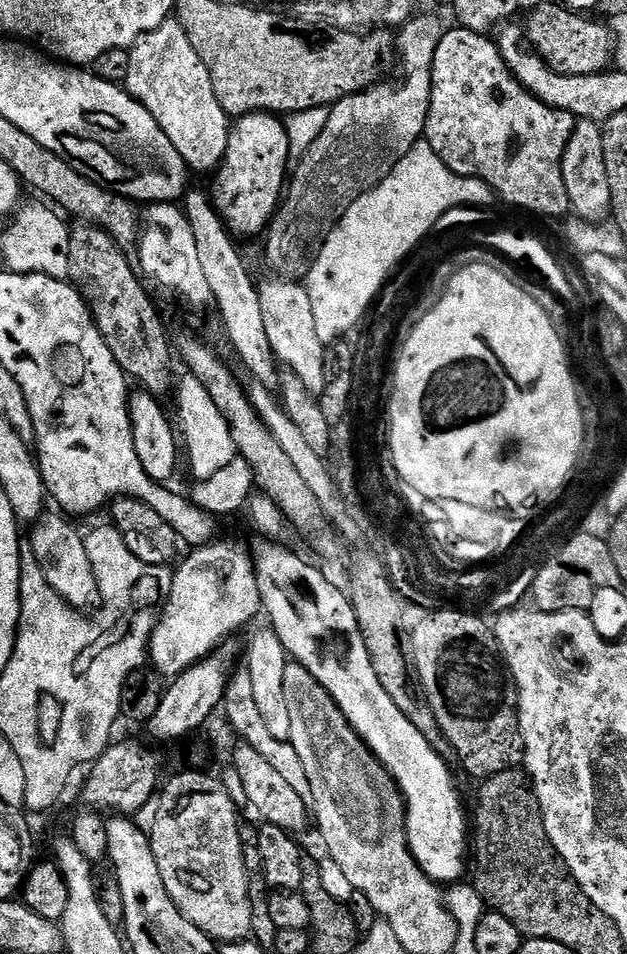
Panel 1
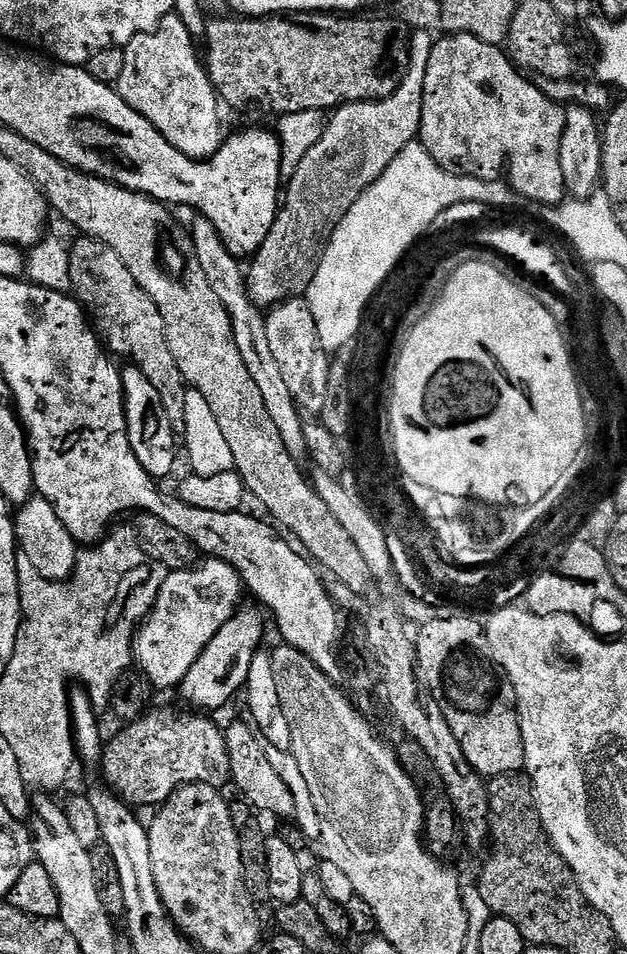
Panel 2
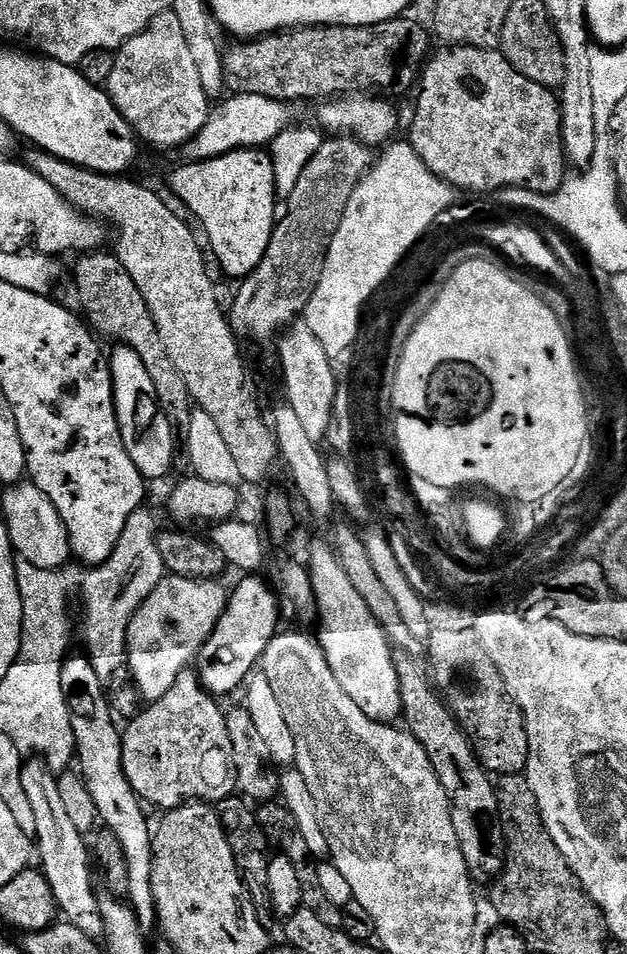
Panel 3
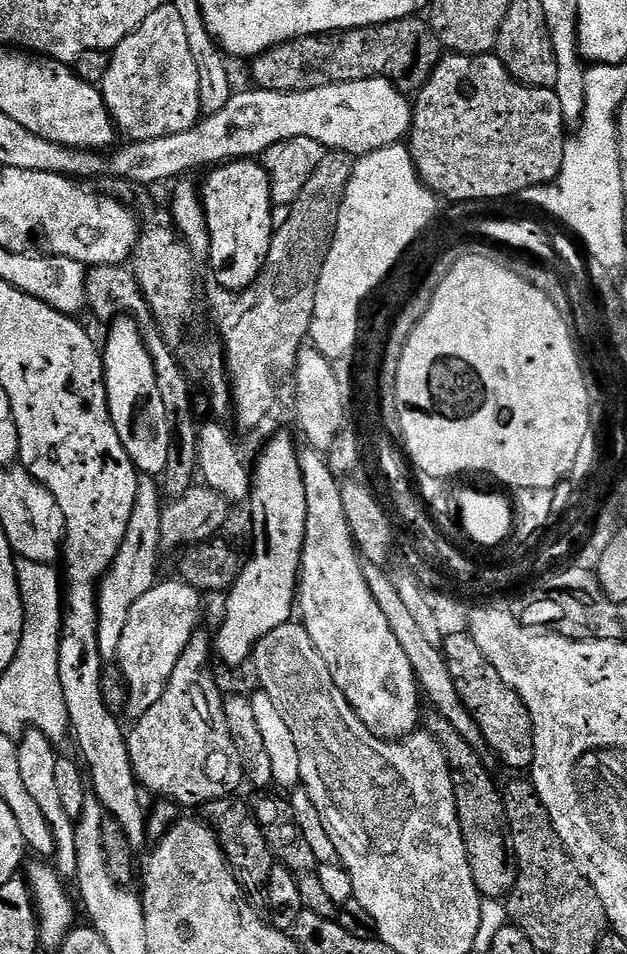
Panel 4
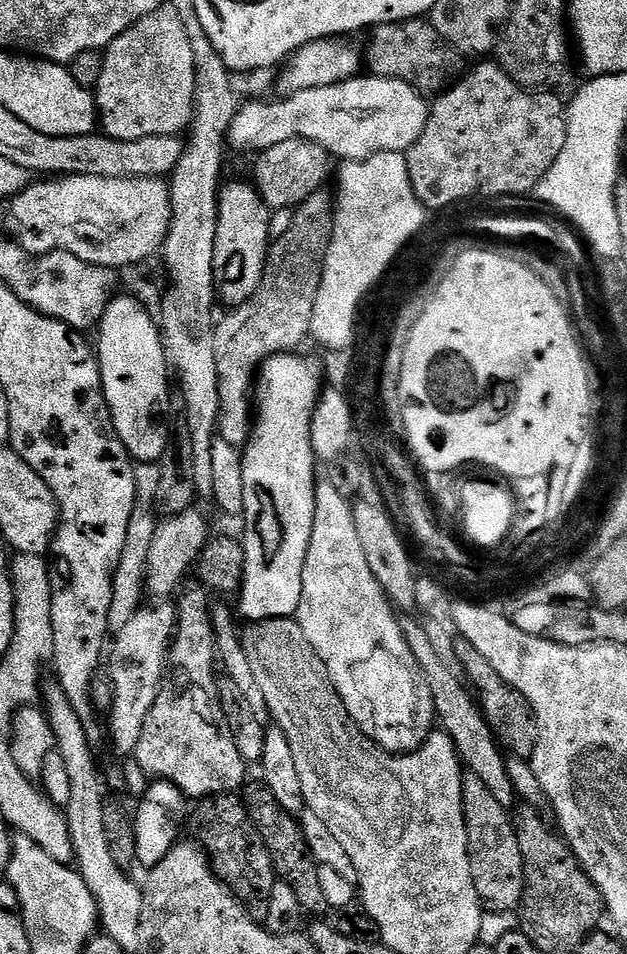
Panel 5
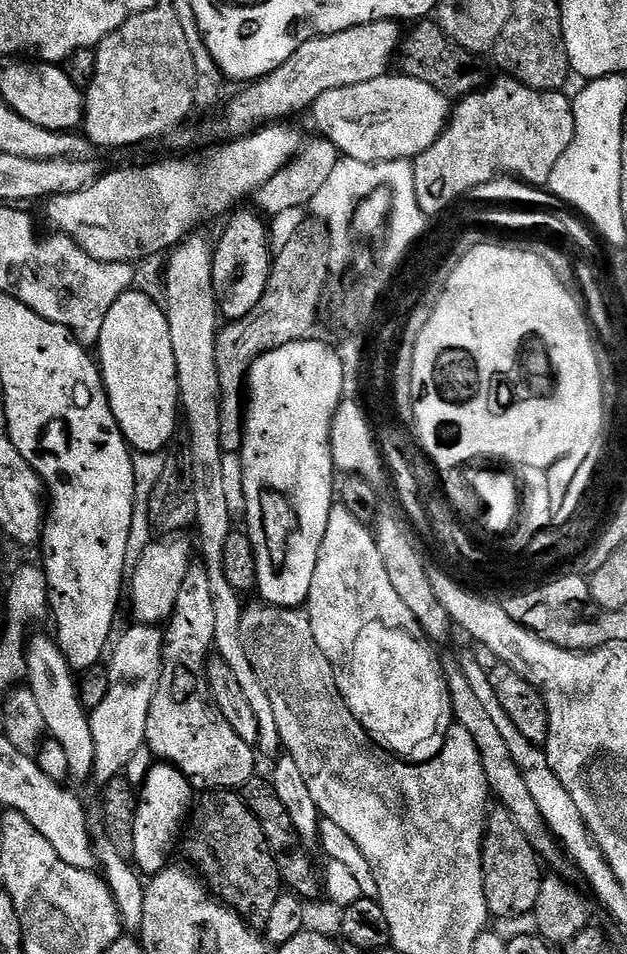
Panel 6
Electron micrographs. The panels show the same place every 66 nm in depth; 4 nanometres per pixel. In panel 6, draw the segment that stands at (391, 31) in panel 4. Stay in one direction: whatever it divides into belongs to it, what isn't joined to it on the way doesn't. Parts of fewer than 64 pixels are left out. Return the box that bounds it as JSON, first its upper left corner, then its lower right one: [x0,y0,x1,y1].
[398,22,486,102]

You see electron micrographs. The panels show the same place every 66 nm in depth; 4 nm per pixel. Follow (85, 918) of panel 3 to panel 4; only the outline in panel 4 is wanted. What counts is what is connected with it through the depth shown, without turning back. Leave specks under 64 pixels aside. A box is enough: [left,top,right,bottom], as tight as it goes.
[16,730,78,878]

